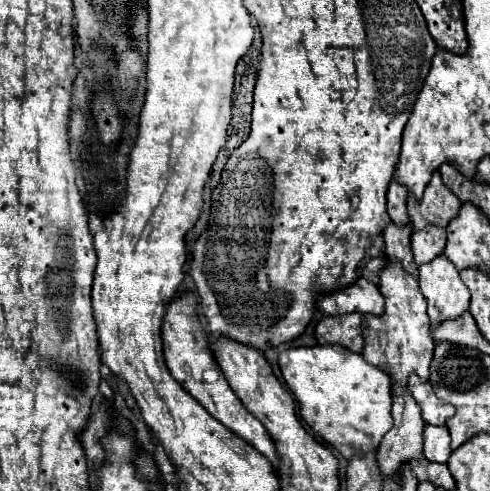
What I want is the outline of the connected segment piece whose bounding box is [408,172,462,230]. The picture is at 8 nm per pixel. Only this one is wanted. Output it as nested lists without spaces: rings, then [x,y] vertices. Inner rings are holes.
[[[438,172],[426,186],[420,202],[414,198],[414,194],[408,196],[408,216],[416,230],[426,228],[428,224],[446,228],[448,222],[458,216],[460,206],[462,206],[460,200],[442,184]]]

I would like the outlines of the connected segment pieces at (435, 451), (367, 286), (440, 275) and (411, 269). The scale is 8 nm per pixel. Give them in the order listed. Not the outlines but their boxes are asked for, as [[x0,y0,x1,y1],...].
[[422,426,450,464],[318,278,384,316],[418,256,470,328],[384,224,418,278]]

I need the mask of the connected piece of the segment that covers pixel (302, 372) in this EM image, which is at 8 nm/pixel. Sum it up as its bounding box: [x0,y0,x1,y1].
[280,344,392,460]

